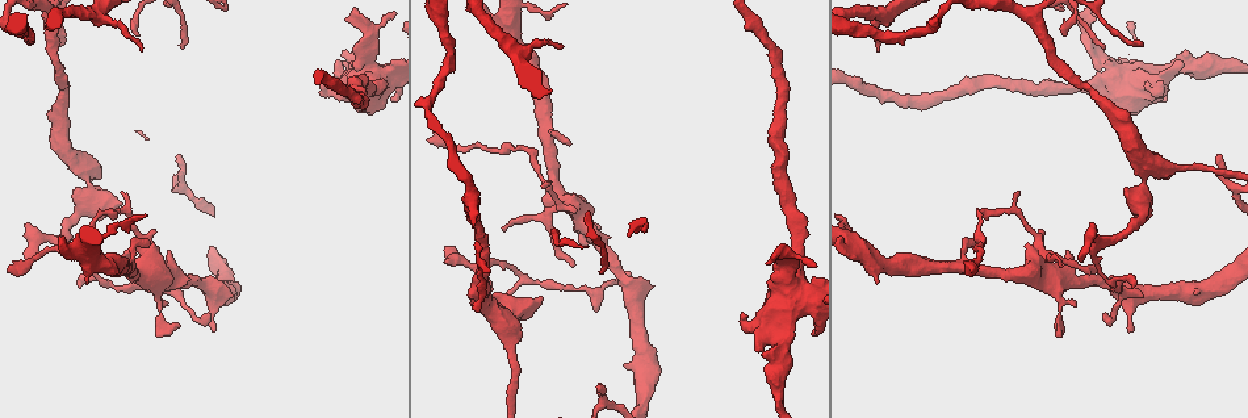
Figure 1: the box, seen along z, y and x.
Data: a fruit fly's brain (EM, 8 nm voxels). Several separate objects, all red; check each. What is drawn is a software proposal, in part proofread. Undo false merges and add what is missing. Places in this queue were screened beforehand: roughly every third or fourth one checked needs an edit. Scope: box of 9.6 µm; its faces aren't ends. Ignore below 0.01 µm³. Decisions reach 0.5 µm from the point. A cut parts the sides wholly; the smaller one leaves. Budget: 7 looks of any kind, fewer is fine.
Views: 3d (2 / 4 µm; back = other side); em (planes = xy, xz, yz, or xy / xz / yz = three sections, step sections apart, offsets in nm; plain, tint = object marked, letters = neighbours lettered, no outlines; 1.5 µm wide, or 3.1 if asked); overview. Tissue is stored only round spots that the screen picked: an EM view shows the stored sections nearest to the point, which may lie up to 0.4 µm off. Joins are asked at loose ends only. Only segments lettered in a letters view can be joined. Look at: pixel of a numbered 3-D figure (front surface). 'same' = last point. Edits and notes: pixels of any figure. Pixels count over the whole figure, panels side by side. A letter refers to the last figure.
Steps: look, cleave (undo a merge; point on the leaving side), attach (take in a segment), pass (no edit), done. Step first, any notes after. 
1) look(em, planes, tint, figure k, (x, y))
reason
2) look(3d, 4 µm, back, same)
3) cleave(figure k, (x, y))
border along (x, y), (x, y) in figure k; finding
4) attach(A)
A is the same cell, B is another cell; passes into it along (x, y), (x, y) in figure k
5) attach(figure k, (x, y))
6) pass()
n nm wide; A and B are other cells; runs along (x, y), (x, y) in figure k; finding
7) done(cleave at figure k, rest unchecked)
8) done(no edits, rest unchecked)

look(em, xz, step 8, letters, figure 1, (1220, 158))
free end

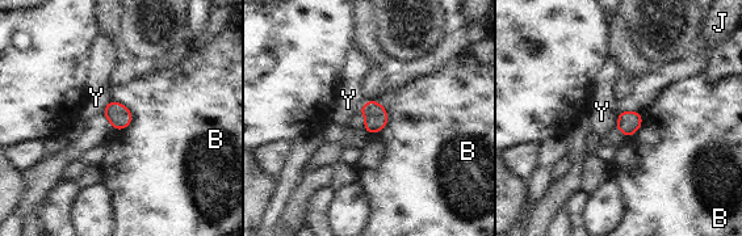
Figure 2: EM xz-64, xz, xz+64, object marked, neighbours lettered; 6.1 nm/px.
look(em, planes, letters, same)
cut it another way

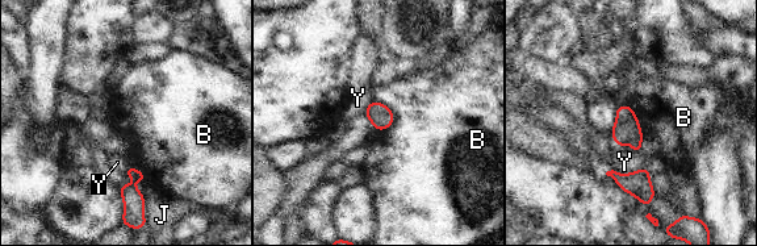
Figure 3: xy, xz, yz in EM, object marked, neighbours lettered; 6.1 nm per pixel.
pass()
B, J and Y are other cells; border along (373, 100), (393, 115), (384, 130) in figure 3; no lettered segment goes on from it

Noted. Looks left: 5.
look(3d, 2 µm, back, figure 1, (475, 310))
thin end

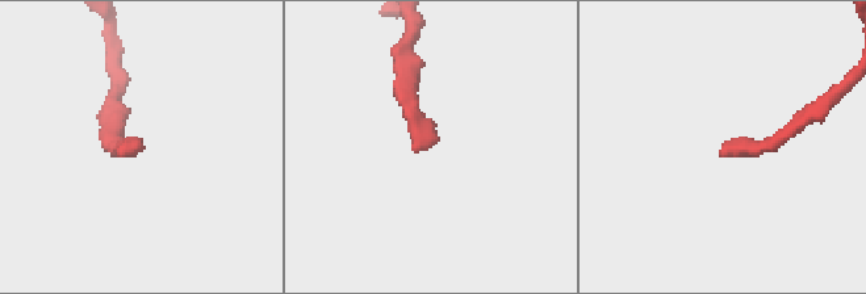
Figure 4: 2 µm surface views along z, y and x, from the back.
look(em, xz, step 8, letters, figure 4, (139, 144))
shape alone is not enough

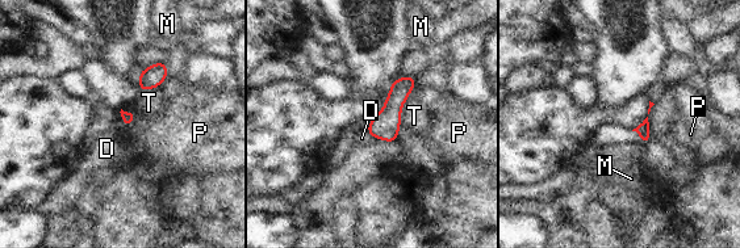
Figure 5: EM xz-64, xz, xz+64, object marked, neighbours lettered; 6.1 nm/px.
look(em, planes, letters, same)
cut it another way

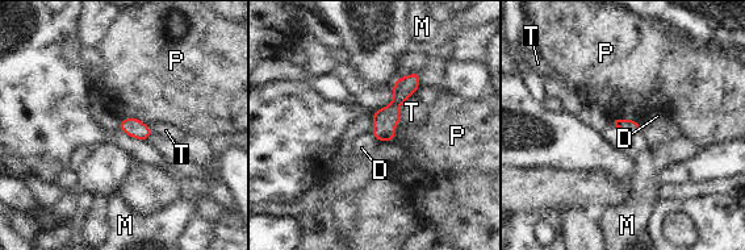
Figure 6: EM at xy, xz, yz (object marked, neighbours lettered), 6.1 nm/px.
pass()
90 nm wide; T touches over 200 nm; D, M, P and T are other cells; no lettered segment goes on from it

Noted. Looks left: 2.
look(em, planes, letters, figure 1, (563, 206))
narrows sharply

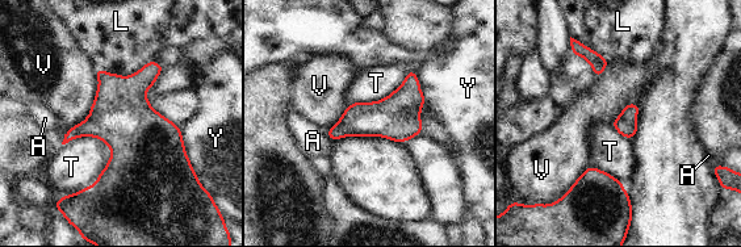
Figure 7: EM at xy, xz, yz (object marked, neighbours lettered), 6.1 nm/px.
pass()
A, L, T, V and Y are other cells; border along (62, 143), (99, 137), (112, 155) in figure 7; continuous, no second cell

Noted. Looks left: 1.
done(no edits, rest unchecked)

